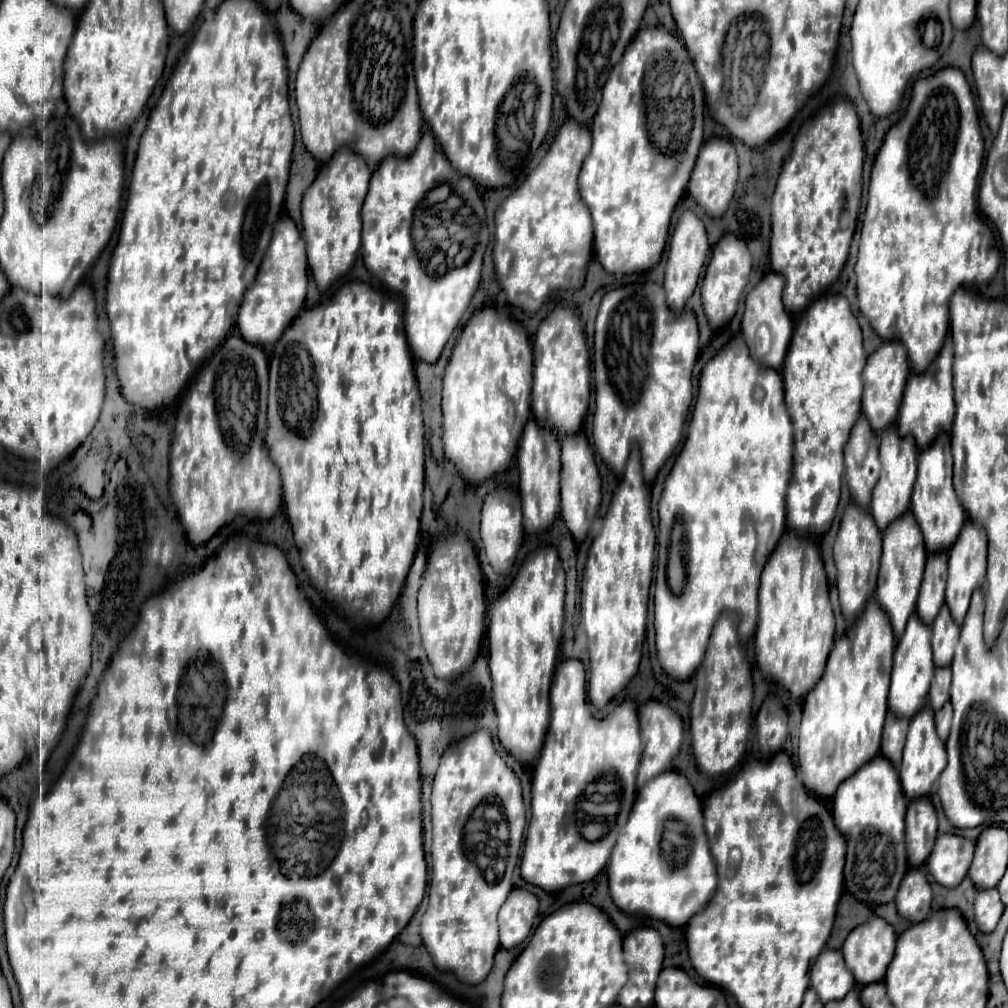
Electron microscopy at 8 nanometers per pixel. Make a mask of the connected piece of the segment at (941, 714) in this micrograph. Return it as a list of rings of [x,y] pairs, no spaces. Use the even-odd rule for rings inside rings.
[[[947,701],[937,713],[935,713],[935,725],[937,725],[937,733],[943,741],[947,741],[949,737],[949,727],[951,727],[951,717],[953,717],[953,705]]]

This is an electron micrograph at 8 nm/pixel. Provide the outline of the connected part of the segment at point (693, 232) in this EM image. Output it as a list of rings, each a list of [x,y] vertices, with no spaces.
[[[691,209],[683,211],[675,223],[675,229],[671,235],[667,267],[665,267],[665,283],[663,283],[663,287],[667,291],[667,305],[671,307],[671,311],[675,311],[675,313],[683,311],[687,299],[695,291],[695,285],[699,281],[699,273],[707,259],[707,253],[709,253],[709,241],[707,241],[707,231],[705,231],[703,221],[695,215],[695,211],[691,211]]]

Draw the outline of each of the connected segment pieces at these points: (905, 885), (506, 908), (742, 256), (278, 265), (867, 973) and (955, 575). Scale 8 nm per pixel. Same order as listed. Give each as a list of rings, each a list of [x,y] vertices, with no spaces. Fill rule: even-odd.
[[[911,867],[895,897],[899,915],[911,919],[911,923],[923,921],[931,911],[931,897],[931,887],[923,869]]]
[[[515,887],[509,893],[509,899],[501,905],[499,911],[501,947],[511,949],[525,941],[525,937],[533,927],[537,909],[539,909],[539,901],[529,889]]]
[[[721,237],[711,251],[711,261],[707,265],[707,271],[703,277],[703,287],[701,287],[705,315],[713,329],[729,323],[731,317],[735,315],[739,299],[749,283],[749,273],[751,273],[751,253],[749,253],[745,241],[739,237]]]
[[[281,217],[277,227],[273,229],[273,239],[269,243],[269,251],[265,251],[265,259],[261,261],[261,271],[253,281],[253,287],[245,291],[245,299],[241,301],[237,327],[245,341],[255,345],[275,343],[281,333],[289,327],[289,323],[303,309],[303,301],[307,295],[307,255],[305,241],[297,225],[289,217]]]
[[[871,917],[867,923],[857,925],[847,935],[847,939],[843,943],[843,957],[859,985],[885,979],[885,969],[891,963],[893,953],[895,953],[895,941],[897,941],[897,935],[895,935],[891,923],[887,923],[883,917]]]
[[[965,521],[965,531],[961,531],[961,539],[953,543],[953,551],[949,551],[949,579],[947,579],[947,591],[945,591],[945,603],[951,609],[953,619],[961,625],[963,617],[969,607],[969,599],[973,589],[981,587],[985,581],[985,569],[987,569],[987,551],[985,551],[985,531],[977,527],[977,523]]]

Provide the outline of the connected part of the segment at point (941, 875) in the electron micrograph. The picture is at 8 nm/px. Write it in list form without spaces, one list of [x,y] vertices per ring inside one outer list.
[[[943,833],[927,859],[927,869],[933,879],[945,887],[955,887],[963,881],[973,861],[975,843],[967,837]]]

